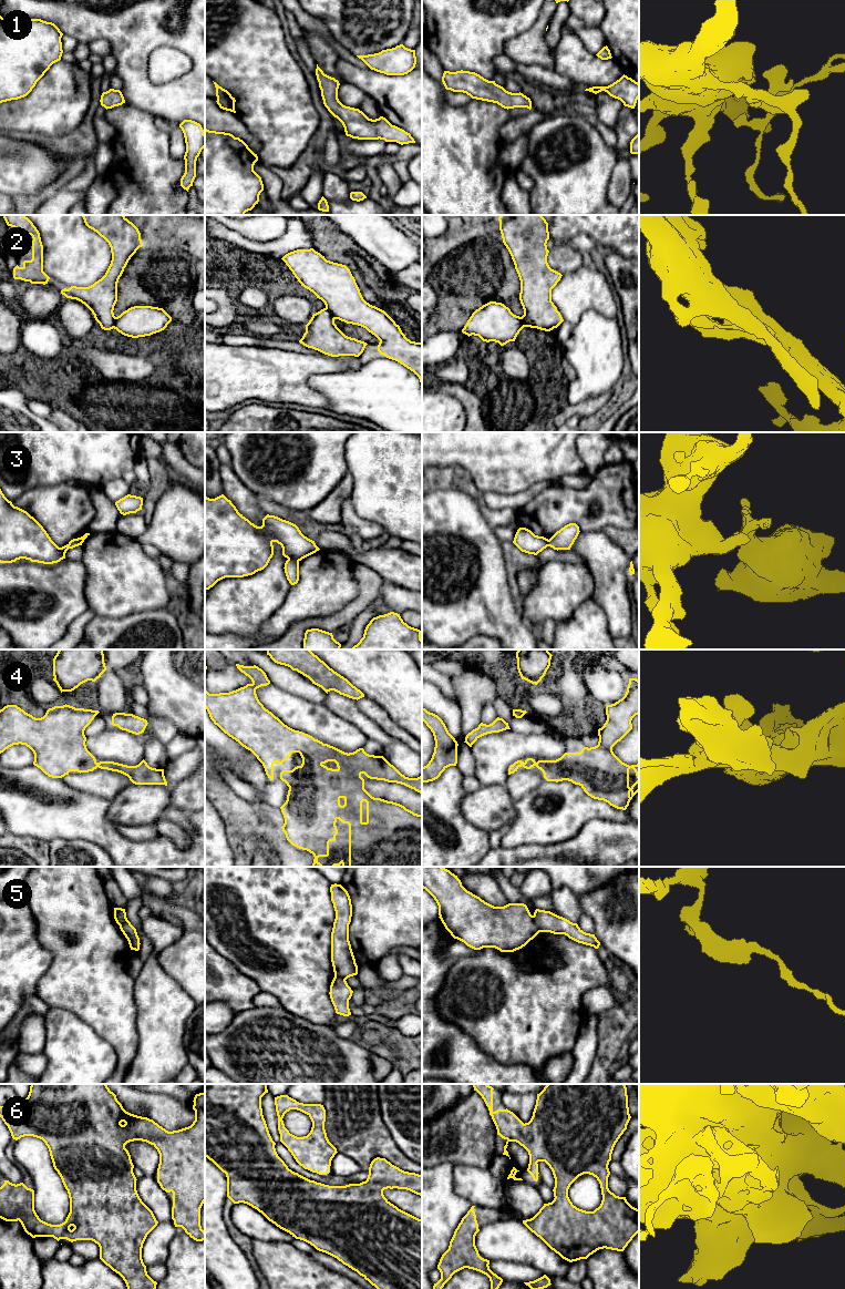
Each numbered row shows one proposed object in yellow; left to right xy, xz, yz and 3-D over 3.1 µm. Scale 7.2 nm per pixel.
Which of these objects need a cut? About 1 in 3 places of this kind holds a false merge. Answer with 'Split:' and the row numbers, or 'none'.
Split: 3, 5

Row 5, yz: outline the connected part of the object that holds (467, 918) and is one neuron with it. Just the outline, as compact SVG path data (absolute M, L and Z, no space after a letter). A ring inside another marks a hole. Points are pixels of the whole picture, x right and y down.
M422 867L422 888L436 901L439 918L451 935L474 950L495 948L501 952L514 952L539 933L526 904L494 907L467 891L457 876L443 867Z

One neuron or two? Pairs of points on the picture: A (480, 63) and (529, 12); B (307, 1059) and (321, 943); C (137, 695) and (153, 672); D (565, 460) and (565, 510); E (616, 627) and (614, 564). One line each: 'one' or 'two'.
A: one
B: two
C: two
D: two
E: one

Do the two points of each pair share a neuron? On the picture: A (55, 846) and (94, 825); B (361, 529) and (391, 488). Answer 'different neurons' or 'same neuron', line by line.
A: different neurons
B: different neurons

